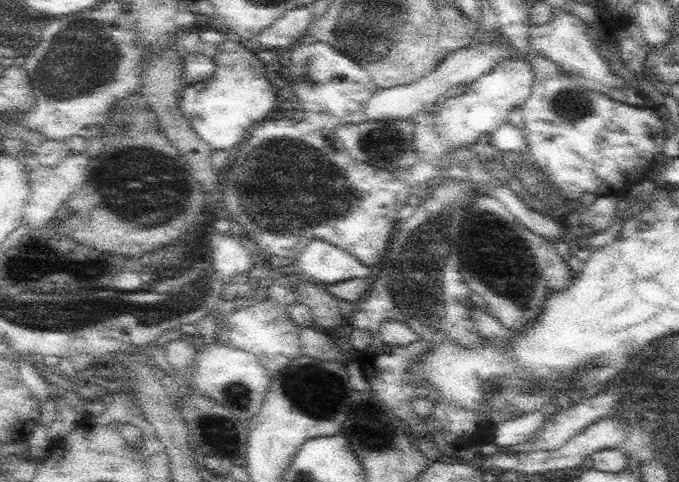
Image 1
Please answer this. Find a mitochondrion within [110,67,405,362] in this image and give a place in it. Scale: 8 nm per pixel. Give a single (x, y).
(270, 172)

